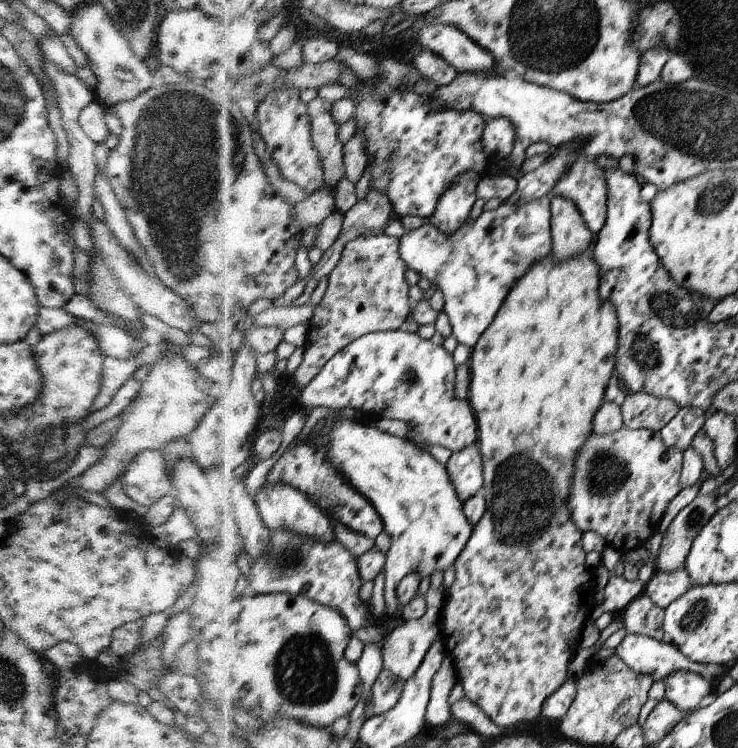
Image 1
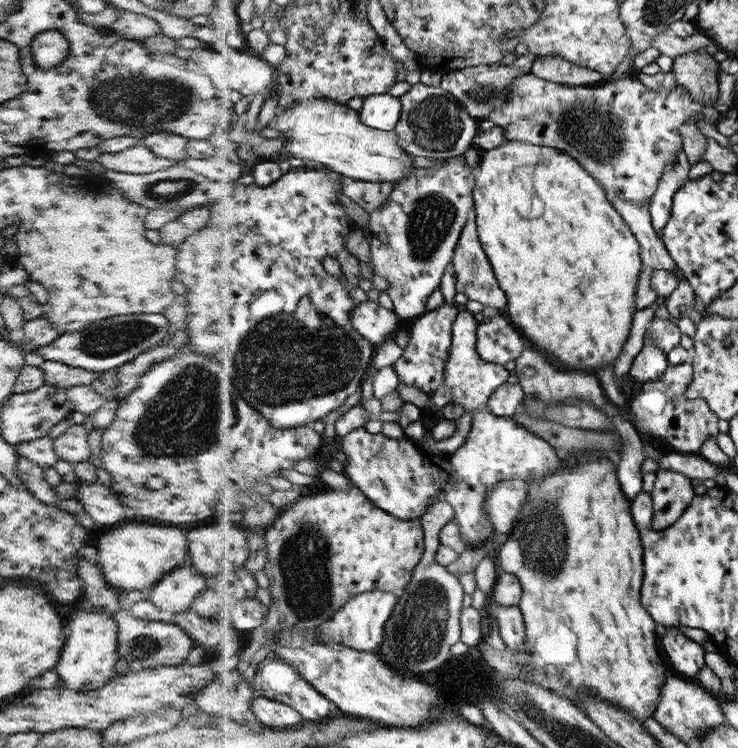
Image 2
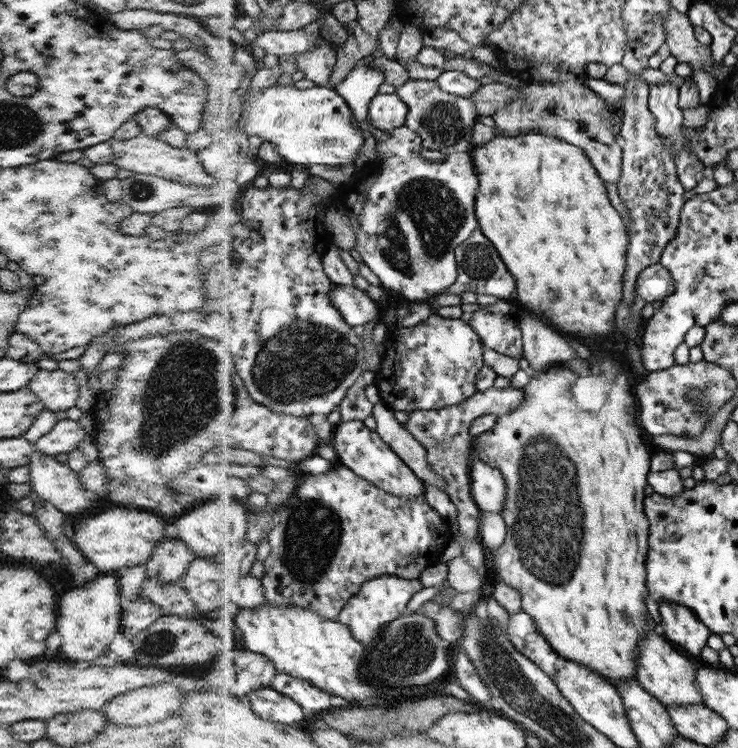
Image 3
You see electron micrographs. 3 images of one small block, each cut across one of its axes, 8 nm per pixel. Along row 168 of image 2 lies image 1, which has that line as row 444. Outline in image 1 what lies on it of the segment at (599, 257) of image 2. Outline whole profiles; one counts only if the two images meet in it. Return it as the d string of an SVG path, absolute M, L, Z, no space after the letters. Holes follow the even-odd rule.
M591 249L562 263L552 256L534 263L527 275L515 284L507 296L506 302L500 307L498 318L483 332L482 338L472 348L468 362L470 378L468 399L478 417L477 443L484 460L485 480L481 492L487 501L487 510L483 518L474 525L474 534L463 555L456 561L457 578L449 591L450 596L445 607L443 637L450 650L450 656L456 659L460 682L464 686L468 700L477 704L502 730L518 722L530 722L542 714L543 704L566 682L569 660L576 654L576 650L564 650L564 648L572 648L572 640L580 638L585 624L592 620L599 607L594 576L590 576L590 596L588 596L587 554L581 541L584 532L572 520L567 500L570 499L571 488L574 486L576 459L579 452L583 450L584 443L594 432L594 418L602 406L606 382L614 372L614 352L618 348L619 324L616 309L611 302L600 300L602 298L599 295L600 272L599 264L592 256Z

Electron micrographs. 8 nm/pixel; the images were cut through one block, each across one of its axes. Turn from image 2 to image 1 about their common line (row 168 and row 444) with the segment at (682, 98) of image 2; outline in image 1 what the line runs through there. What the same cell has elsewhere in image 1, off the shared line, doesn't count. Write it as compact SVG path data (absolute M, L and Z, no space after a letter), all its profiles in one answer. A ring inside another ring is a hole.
M628 427L607 435L598 436L593 432L575 462L574 486L567 500L571 518L584 533L594 531L605 537L607 546L620 554L630 552L633 548L642 548L648 537L657 532L668 503L682 490L682 468L683 452L668 448L659 432Z

